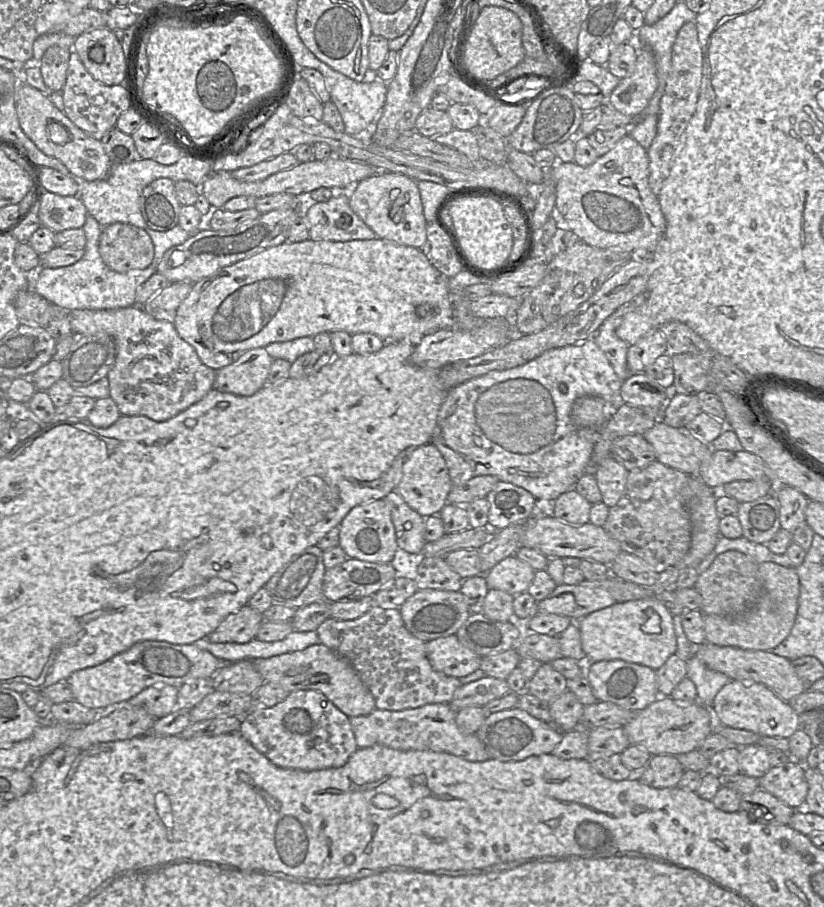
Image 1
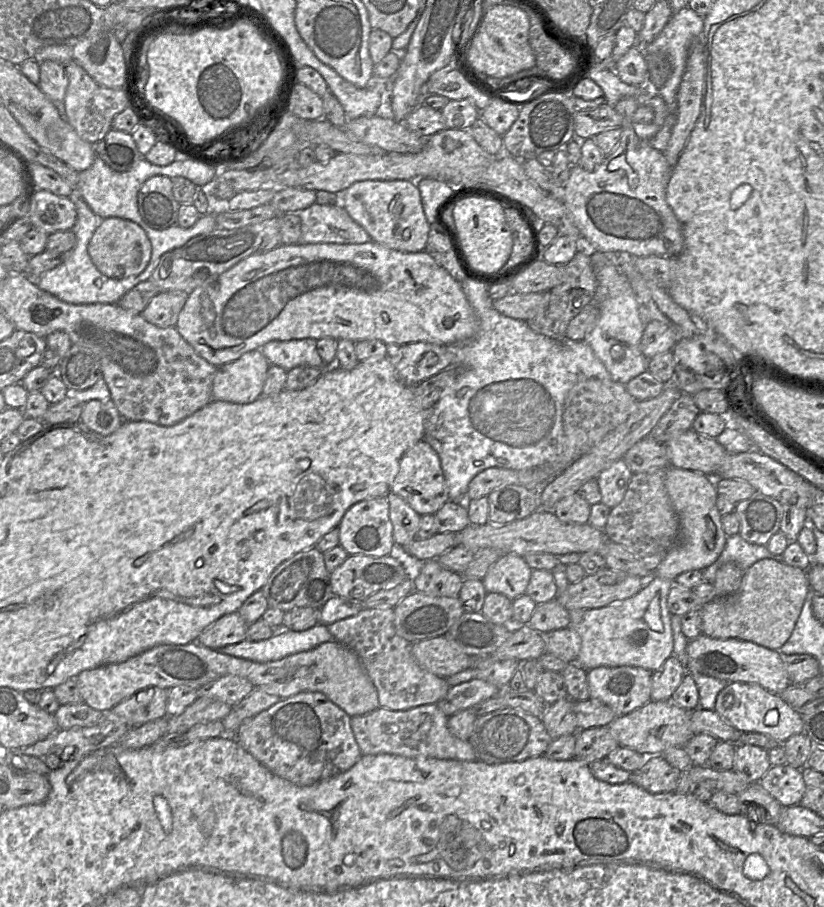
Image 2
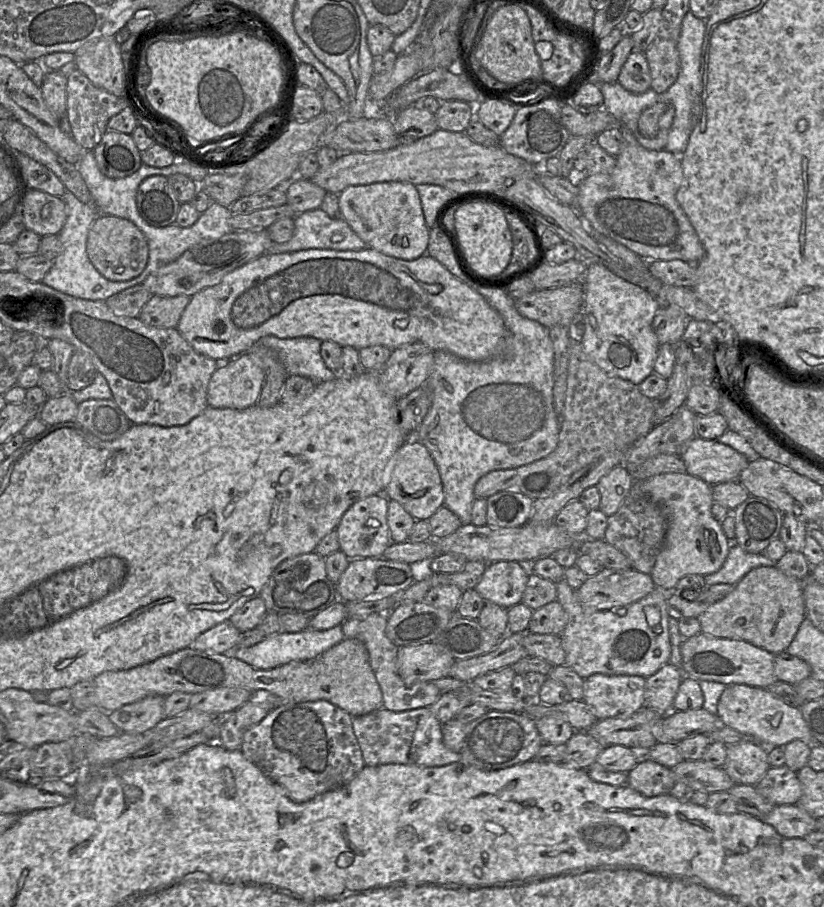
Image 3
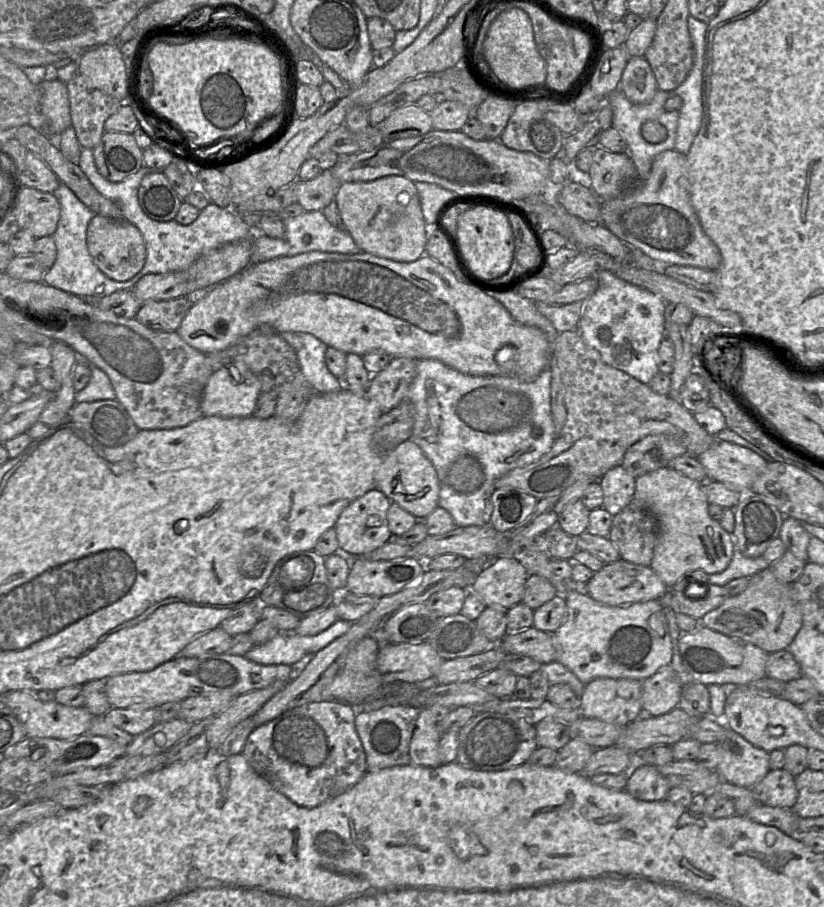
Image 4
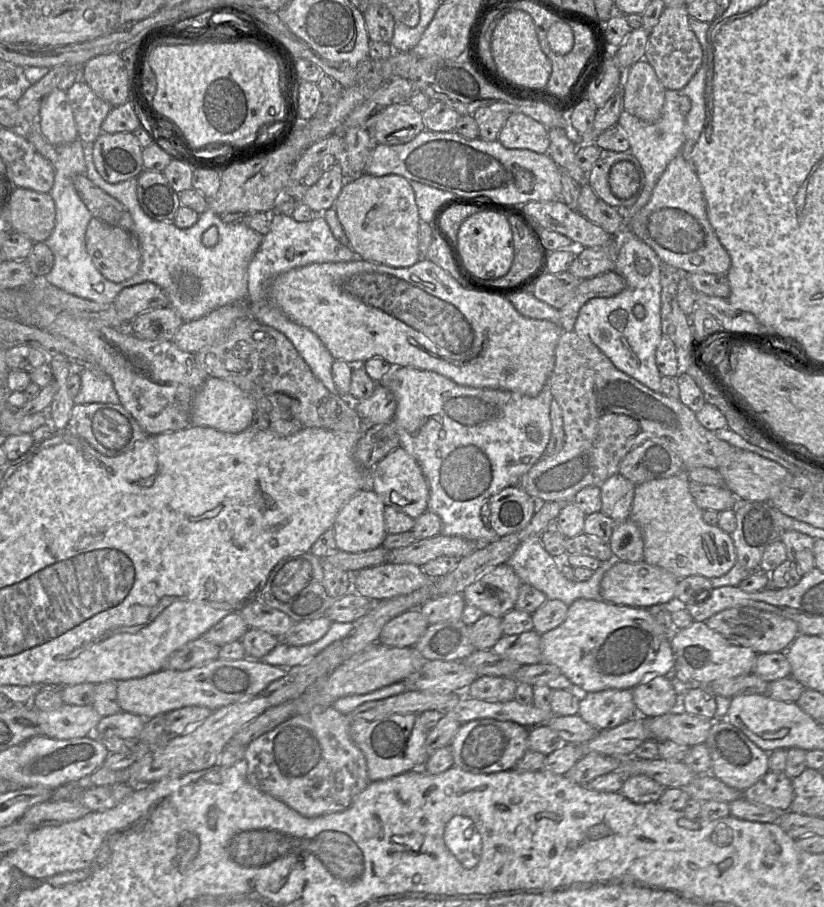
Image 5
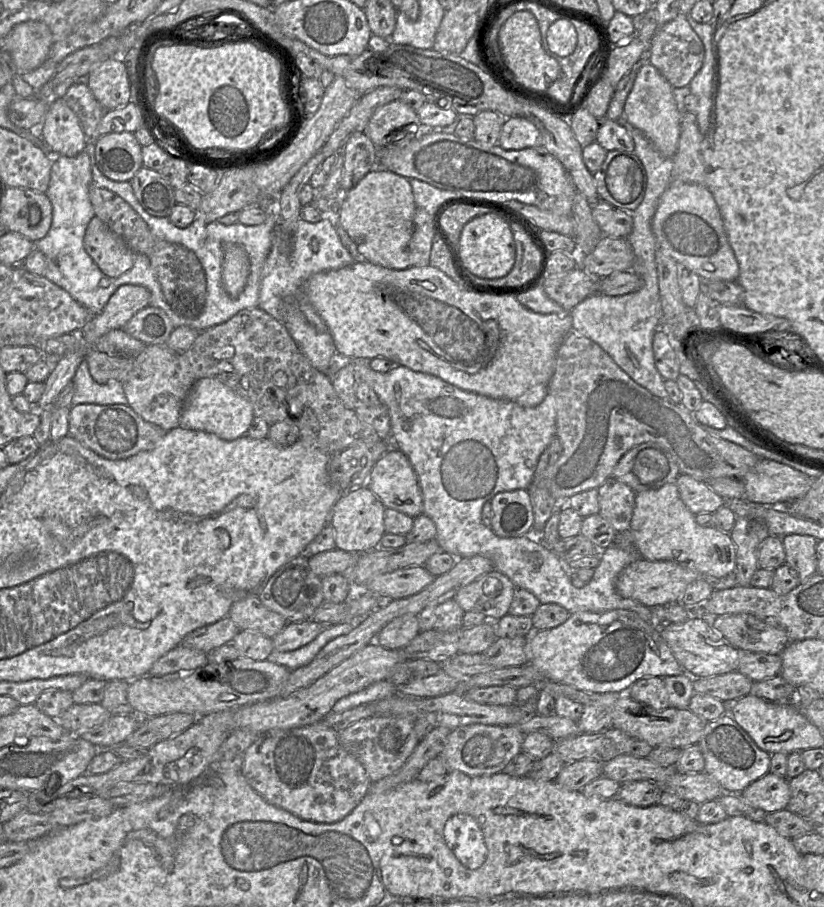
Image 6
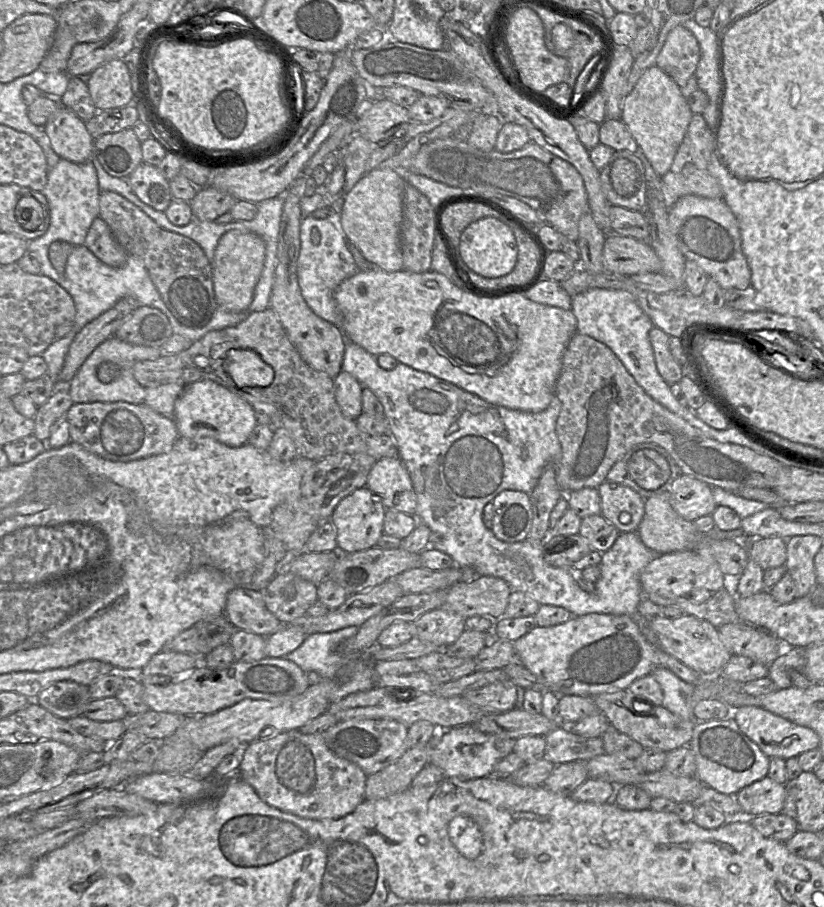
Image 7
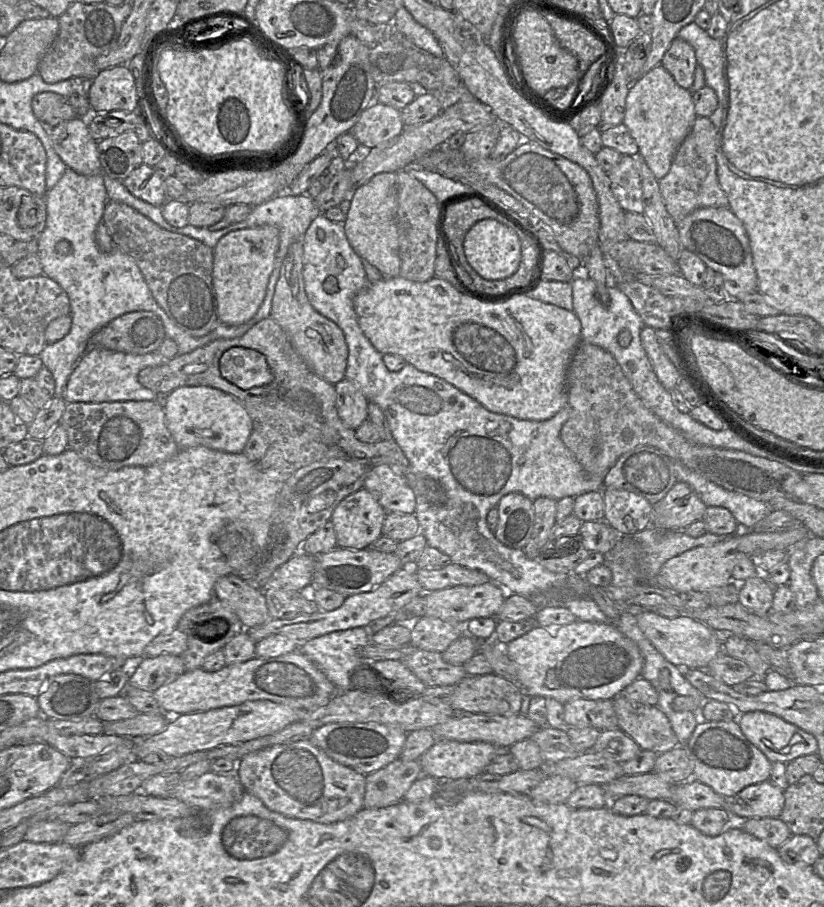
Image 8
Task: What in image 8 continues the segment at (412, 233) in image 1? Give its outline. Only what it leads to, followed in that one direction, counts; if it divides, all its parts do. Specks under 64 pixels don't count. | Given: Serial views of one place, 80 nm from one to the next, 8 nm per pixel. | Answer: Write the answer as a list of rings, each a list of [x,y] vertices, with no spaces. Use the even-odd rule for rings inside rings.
[[[383,172],[374,175],[368,182],[353,190],[347,199],[351,206],[343,226],[350,245],[384,277],[399,276],[401,260],[397,226],[397,173]]]

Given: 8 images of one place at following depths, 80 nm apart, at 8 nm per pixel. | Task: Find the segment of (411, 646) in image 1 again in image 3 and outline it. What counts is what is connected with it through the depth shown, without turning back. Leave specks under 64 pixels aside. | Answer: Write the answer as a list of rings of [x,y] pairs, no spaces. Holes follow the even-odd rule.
[[[374,612],[363,619],[347,618],[342,624],[345,638],[355,638],[362,641],[369,653],[370,665],[382,691],[382,708],[393,712],[430,707],[441,696],[440,689],[433,682],[417,682],[406,685],[397,669],[399,647],[390,641],[386,635],[388,614]]]

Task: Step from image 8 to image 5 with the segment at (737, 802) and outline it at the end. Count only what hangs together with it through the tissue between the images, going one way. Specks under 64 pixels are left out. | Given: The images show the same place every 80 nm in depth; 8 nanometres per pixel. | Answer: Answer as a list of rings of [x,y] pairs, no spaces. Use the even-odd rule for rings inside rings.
[[[769,770],[746,789],[742,796],[755,804],[767,806],[778,812],[785,812],[790,810],[794,799],[794,790],[791,778],[784,771]]]

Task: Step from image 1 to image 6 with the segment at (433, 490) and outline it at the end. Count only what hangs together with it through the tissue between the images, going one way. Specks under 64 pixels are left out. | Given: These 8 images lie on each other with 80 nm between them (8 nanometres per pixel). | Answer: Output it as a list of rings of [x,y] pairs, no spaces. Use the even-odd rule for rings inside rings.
[[[394,446],[375,464],[367,486],[386,508],[413,518],[423,513],[423,497],[416,473],[407,456]]]

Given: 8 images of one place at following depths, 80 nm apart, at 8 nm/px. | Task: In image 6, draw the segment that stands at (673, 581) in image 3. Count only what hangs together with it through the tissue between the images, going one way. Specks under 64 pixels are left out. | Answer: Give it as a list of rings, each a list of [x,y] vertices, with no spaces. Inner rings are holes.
[[[667,483],[656,490],[636,493],[630,521],[630,532],[639,556],[649,561],[674,561],[685,564],[709,580],[718,580],[734,573],[736,547],[730,533],[715,527],[703,527],[686,507],[675,483]]]

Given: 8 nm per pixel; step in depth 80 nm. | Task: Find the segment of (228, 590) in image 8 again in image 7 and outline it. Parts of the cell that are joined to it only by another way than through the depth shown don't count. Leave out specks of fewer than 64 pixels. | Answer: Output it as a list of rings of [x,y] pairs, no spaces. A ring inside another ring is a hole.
[[[235,588],[226,598],[225,615],[236,630],[268,637],[283,624],[266,608],[262,591]]]

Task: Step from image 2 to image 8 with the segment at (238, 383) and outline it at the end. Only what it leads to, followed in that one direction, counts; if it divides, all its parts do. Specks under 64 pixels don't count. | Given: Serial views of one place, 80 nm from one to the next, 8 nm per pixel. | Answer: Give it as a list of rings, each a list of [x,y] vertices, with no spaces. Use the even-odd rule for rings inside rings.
[[[184,386],[162,397],[166,425],[180,449],[197,446],[241,453],[253,431],[245,408],[231,395],[207,386]]]

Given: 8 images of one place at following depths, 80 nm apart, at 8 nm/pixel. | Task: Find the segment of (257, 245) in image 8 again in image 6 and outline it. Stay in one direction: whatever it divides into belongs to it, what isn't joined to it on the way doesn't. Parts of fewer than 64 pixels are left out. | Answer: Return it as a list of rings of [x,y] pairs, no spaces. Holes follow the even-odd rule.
[[[224,243],[222,282],[229,297],[235,299],[243,291],[250,273],[250,260],[245,248],[238,243]]]

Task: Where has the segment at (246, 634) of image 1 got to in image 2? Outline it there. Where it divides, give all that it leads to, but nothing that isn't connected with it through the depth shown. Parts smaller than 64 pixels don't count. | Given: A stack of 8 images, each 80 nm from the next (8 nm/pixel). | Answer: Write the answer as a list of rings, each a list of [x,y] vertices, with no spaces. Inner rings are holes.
[[[234,612],[223,616],[207,627],[196,642],[204,647],[219,650],[244,641],[248,626],[239,613]]]

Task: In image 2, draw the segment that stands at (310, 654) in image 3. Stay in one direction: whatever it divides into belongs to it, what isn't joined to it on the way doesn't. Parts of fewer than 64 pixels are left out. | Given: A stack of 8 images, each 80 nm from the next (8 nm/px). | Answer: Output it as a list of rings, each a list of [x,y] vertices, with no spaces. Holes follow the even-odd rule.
[[[318,623],[304,631],[281,629],[269,639],[256,642],[244,640],[237,644],[225,646],[218,651],[232,657],[265,663],[311,650],[332,640],[327,625]]]

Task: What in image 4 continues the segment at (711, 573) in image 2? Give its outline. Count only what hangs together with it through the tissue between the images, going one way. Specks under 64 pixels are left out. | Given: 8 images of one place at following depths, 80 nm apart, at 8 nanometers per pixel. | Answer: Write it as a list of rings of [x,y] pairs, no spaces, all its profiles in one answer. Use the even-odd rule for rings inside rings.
[[[735,550],[728,567],[723,572],[709,575],[708,585],[724,586],[738,578],[752,577],[771,566],[762,556],[747,558],[741,552]]]

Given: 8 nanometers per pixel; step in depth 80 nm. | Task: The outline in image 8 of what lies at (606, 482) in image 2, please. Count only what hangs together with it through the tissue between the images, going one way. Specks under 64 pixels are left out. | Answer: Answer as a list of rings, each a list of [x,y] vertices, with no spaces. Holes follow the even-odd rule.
[[[602,488],[604,501],[604,521],[621,535],[633,535],[638,531],[645,530],[650,526],[652,504],[640,495],[627,490],[613,488]],[[630,517],[633,520],[631,525],[624,523],[624,518]]]

